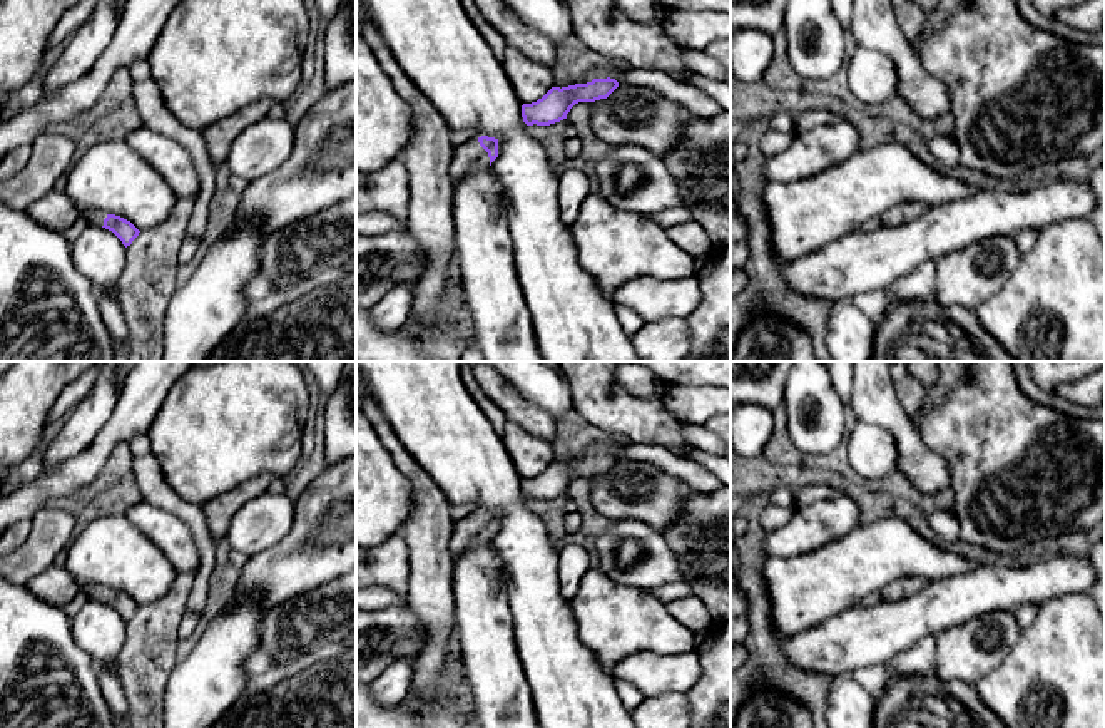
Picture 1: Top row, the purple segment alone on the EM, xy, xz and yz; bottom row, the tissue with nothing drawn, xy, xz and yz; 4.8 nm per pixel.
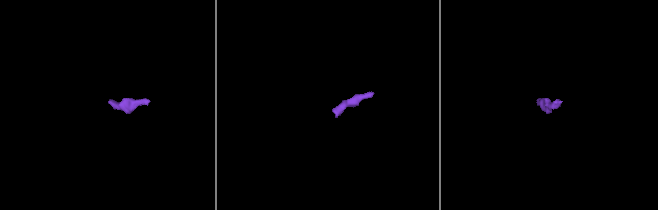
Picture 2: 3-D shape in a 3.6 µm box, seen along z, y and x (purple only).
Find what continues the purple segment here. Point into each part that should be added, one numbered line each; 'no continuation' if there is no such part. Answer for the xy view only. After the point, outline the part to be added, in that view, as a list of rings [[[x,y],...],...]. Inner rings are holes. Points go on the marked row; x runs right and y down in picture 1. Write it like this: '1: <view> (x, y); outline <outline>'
1: xy (96, 218); outline [[[82,211],[80,214],[85,216],[89,224],[100,226],[100,228],[104,226],[104,219],[107,218],[105,211]]]

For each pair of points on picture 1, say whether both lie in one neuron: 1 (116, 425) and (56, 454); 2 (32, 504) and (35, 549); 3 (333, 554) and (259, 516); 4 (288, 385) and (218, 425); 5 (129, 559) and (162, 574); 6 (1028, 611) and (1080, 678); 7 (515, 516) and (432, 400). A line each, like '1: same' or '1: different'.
1: different
2: different
3: different
4: same
5: same
6: different
7: same

